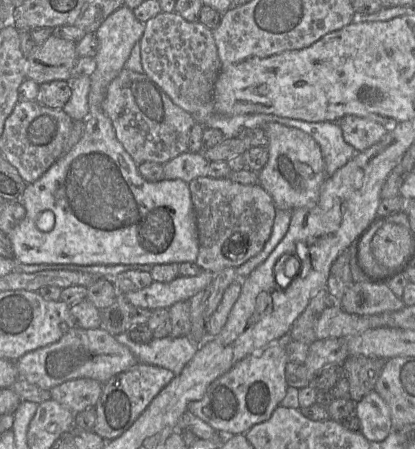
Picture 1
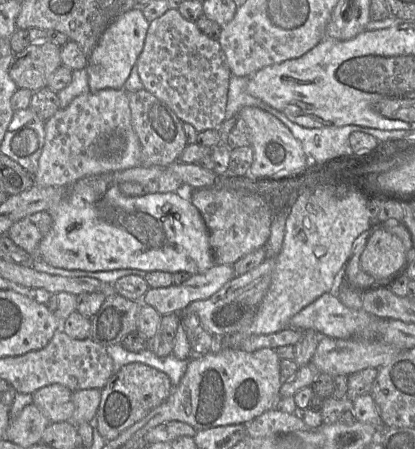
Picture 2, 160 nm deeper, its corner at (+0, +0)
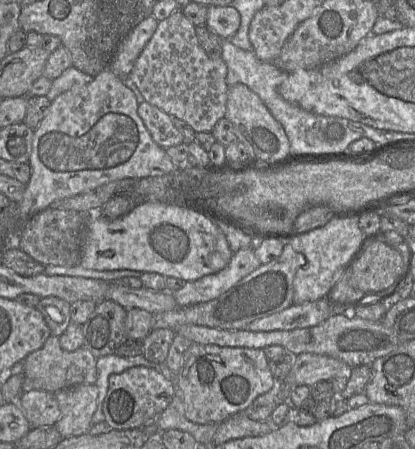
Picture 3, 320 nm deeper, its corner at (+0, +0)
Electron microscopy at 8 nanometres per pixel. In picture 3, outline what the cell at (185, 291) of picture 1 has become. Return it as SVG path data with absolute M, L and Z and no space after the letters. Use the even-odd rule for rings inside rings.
M253 245L241 248L233 253L230 262L222 270L188 281L171 293L178 307L208 302L221 296L260 265L254 254Z

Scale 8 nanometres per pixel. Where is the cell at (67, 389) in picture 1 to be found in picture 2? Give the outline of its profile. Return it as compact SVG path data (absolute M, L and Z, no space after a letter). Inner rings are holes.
M53 384L33 393L33 404L51 423L71 421L75 411L72 395L67 387Z

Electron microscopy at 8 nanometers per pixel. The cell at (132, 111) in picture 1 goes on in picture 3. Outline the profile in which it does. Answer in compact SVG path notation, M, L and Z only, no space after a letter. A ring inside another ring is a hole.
M144 101L138 104L139 117L160 147L166 149L184 141L182 133L174 126L171 116L156 106Z

